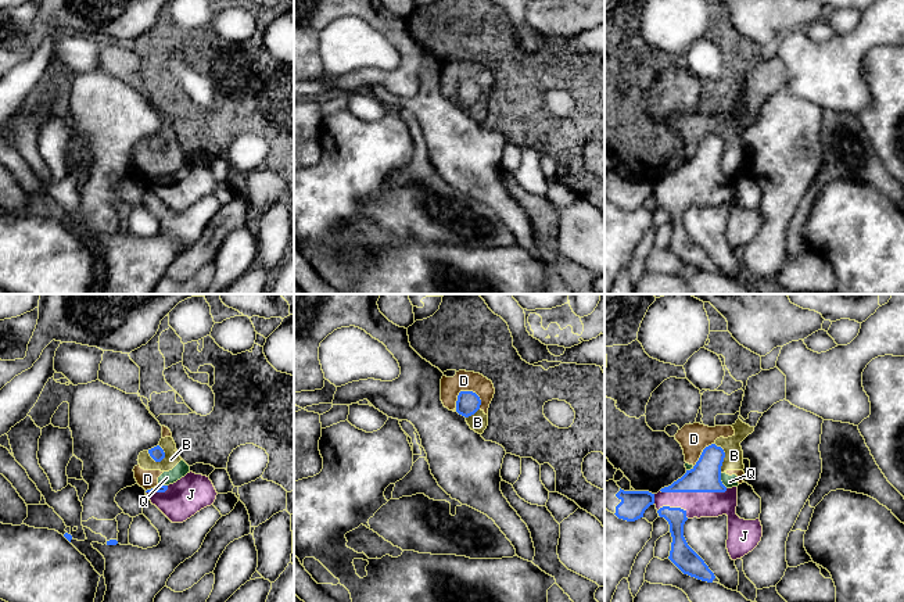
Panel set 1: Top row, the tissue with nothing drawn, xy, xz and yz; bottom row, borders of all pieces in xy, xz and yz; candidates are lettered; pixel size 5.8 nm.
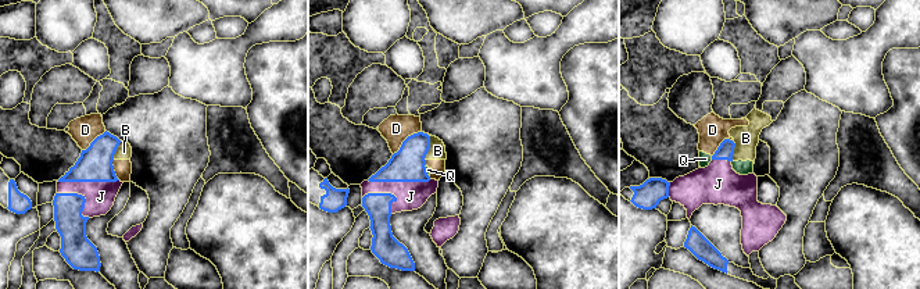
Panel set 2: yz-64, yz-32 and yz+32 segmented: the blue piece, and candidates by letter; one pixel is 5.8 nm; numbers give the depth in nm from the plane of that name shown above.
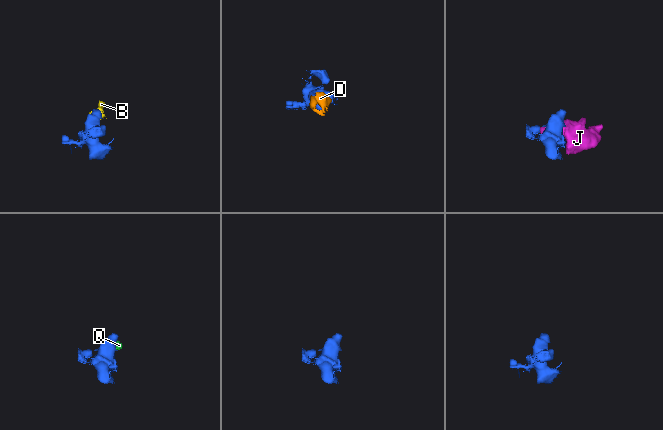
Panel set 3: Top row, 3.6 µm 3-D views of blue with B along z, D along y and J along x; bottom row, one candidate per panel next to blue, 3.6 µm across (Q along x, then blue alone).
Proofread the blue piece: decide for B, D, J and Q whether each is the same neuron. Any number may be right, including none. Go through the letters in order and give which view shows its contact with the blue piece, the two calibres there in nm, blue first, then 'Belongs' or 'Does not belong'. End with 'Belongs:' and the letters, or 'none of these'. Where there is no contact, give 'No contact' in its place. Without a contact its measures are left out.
B: Touches blue in xy. Thickness 80 nm (blue) against 90 nm. Does not belong
D: Touches blue in xz. Thickness 140 nm (blue) against 120 nm. Does not belong
J: Touches blue in yz. Thickness 180 nm (blue) against 140 nm. Belongs
Q: Touches blue in yz. Thickness 180 nm (blue) against 70 nm. Does not belong
Belongs: J

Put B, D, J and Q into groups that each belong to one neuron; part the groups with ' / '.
B D Q / J

